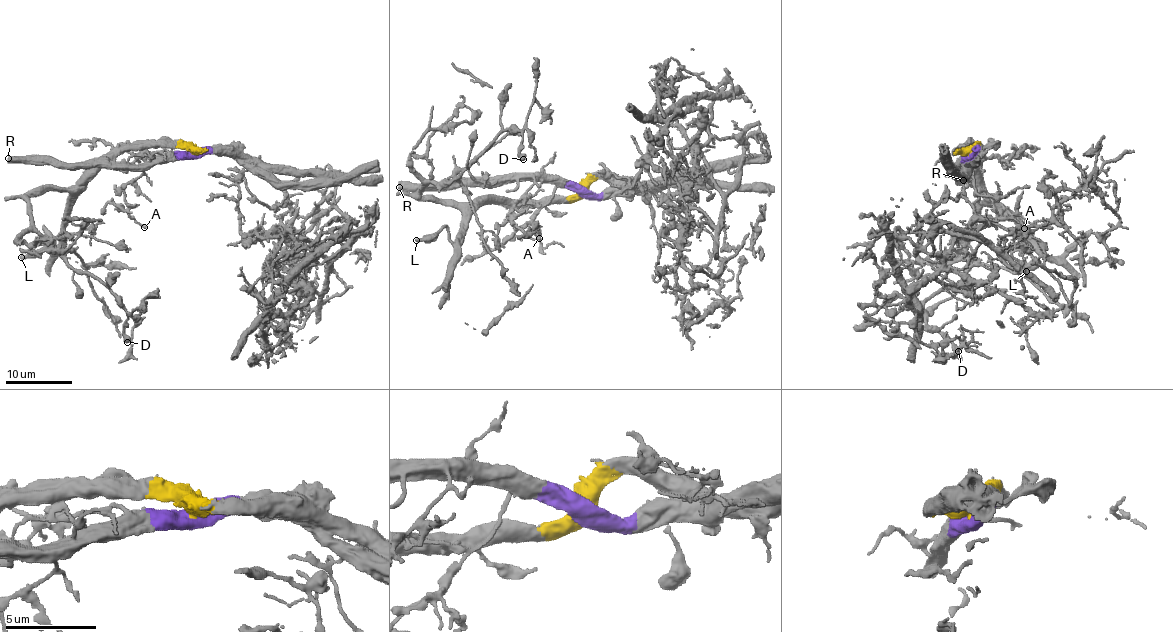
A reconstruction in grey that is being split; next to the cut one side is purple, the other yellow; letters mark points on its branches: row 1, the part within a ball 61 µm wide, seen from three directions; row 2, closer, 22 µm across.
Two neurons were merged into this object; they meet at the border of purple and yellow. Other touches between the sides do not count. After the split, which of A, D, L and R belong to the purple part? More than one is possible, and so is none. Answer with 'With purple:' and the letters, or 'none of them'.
With purple: A, R

